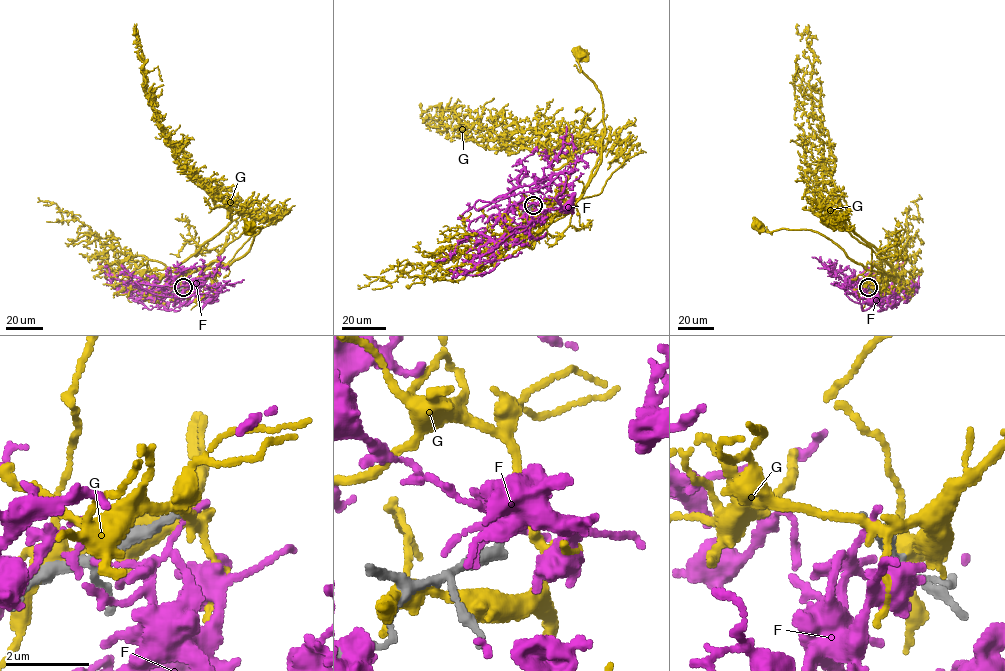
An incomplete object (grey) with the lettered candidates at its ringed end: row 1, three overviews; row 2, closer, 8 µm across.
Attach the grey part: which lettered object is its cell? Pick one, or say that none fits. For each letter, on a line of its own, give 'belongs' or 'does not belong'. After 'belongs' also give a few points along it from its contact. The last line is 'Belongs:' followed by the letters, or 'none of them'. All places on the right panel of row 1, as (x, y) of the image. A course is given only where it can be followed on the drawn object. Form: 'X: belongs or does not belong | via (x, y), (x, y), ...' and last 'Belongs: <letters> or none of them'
F: does not belong
G: does not belong
Belongs: none of them

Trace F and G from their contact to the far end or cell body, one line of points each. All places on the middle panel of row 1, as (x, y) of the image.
F: (533, 205), (500, 196), (475, 207), (479, 200), (538, 190), (561, 173), (566, 182), (556, 199), (569, 206)
G: (533, 205), (538, 217), (564, 214), (599, 164), (605, 132), (603, 101), (597, 86), (580, 66), (581, 54)

